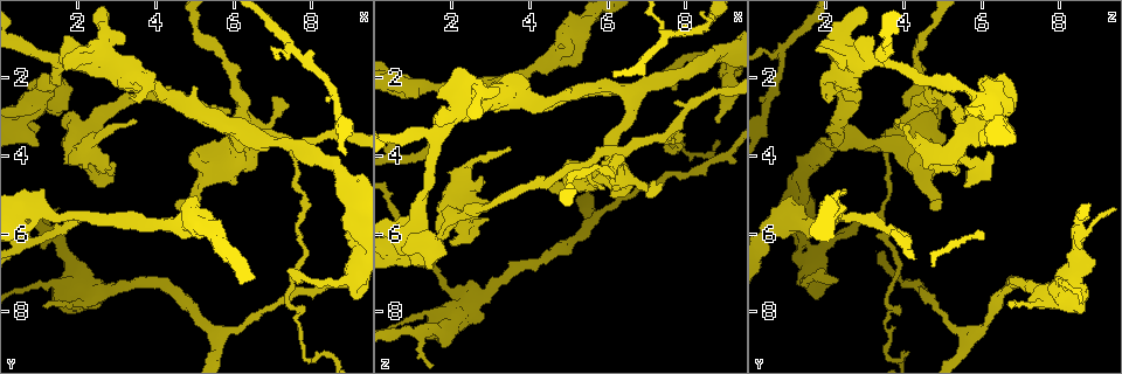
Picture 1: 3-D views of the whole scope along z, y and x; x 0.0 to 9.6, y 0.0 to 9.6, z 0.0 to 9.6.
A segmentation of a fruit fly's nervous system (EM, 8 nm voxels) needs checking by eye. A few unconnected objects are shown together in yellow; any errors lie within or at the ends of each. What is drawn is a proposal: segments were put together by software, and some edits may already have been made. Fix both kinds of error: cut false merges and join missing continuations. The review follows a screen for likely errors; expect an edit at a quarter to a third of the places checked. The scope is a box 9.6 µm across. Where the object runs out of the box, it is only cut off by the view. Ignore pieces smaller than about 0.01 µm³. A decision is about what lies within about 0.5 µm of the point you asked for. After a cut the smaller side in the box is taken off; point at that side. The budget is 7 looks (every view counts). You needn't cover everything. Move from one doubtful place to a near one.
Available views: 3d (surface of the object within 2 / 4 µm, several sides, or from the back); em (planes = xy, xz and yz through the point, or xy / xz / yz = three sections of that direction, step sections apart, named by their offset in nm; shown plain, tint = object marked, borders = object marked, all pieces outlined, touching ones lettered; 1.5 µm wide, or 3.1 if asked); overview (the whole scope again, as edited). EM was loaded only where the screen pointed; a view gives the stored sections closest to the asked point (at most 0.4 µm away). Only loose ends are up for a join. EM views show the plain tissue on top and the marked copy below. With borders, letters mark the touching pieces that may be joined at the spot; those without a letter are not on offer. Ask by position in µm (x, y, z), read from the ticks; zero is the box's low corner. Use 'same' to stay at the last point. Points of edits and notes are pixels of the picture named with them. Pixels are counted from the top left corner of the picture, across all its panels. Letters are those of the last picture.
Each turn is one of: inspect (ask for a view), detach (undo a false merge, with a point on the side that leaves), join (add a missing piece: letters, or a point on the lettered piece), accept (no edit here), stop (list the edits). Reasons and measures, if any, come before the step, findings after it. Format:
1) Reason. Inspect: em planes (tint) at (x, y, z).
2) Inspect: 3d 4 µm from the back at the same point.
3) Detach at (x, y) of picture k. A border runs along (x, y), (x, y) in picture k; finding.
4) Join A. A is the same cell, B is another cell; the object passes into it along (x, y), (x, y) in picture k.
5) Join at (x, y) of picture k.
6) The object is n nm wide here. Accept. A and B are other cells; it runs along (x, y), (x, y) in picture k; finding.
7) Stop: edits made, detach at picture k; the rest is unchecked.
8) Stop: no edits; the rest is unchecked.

Tapers out. Inspect: em planes (borders) at (1.10, 7.90, 6.80).

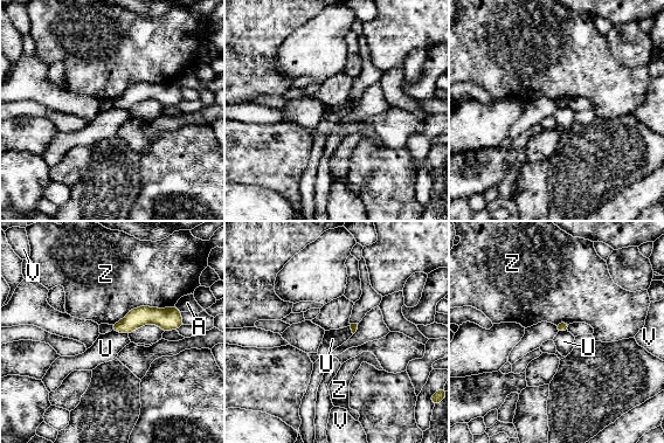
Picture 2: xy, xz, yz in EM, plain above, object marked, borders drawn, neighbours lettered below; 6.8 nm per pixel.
Accept. A, U, V and Z are other cells; none of them fits.

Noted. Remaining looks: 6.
Four-way junction. Inspect: em yz step 8 (borders) at (1.90, 3.85, 5.40).

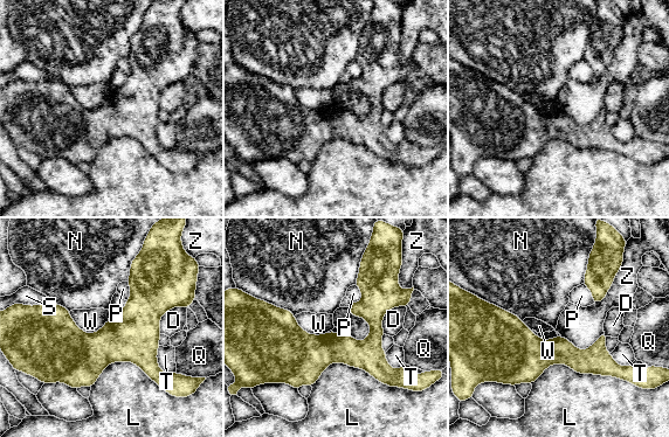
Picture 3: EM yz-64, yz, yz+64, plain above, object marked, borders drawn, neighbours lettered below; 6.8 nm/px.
Inspect: em planes (borders) at the same point.

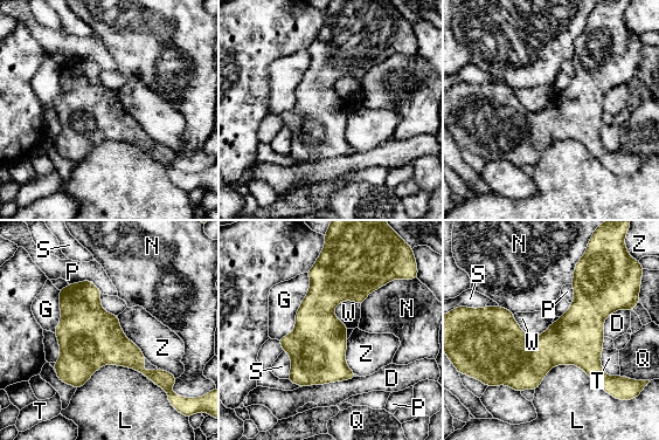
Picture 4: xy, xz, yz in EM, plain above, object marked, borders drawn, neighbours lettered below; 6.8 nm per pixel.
Accept. D, G, L, N, P, Q, S, T, W and Z are other cells; a border runs along (283, 350), (290, 357), (286, 378) in picture 4; continuous, no second neuron.

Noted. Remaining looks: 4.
Inspect: em planes (tint) at (7.50, 1.25, 0.85).

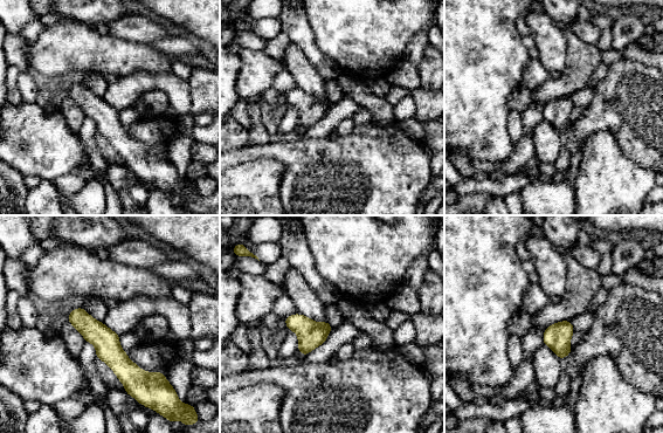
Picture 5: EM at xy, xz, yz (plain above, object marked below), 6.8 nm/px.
Inspect: em planes (borders) at the same point.

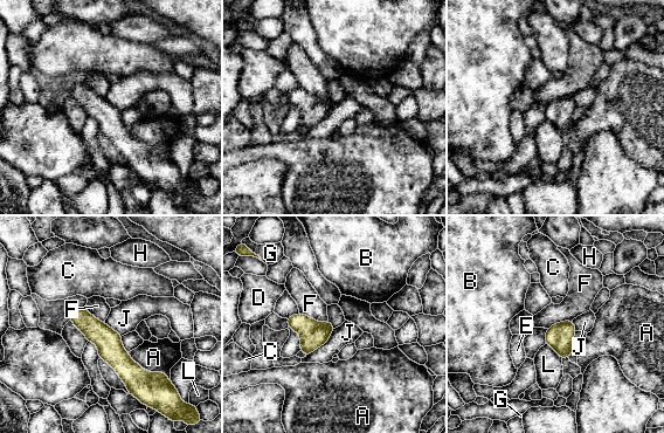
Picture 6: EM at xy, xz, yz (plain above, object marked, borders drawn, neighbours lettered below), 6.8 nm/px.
The longest contact is with J, 300 nm. Accept. A, B, C, D, E, F, G, H, J and L are other cells; it runs along (74, 316), (140, 376) in picture 6; continuous, no second neuron.

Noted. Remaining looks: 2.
Stop: no edits; the rest is unchecked.

